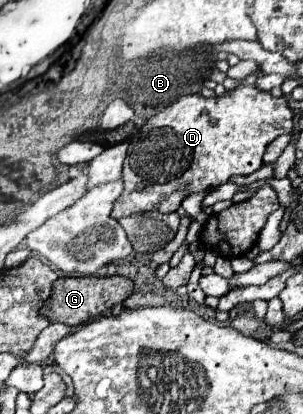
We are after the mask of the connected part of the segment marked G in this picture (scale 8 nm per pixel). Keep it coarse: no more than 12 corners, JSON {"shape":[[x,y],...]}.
{"shape":[[59,277],[39,309],[77,327],[131,293],[127,277]]}

